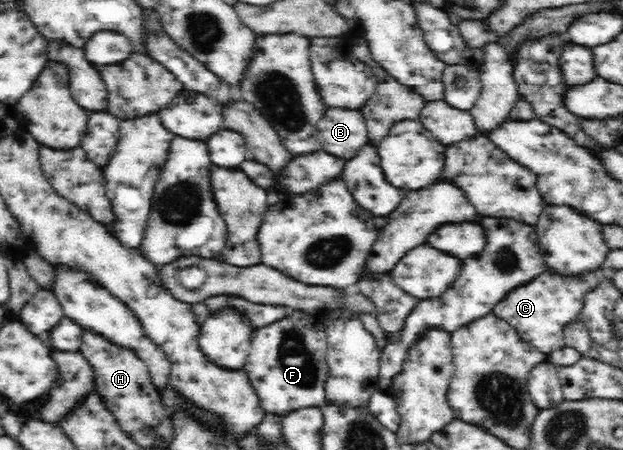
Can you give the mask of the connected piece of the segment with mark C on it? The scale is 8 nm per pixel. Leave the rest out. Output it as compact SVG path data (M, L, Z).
M548 269L507 293L503 300L493 307L492 313L509 322L523 342L548 355L567 348L563 336L566 327L581 321L583 302L587 294L601 284L602 279L603 276L597 270L565 275Z

